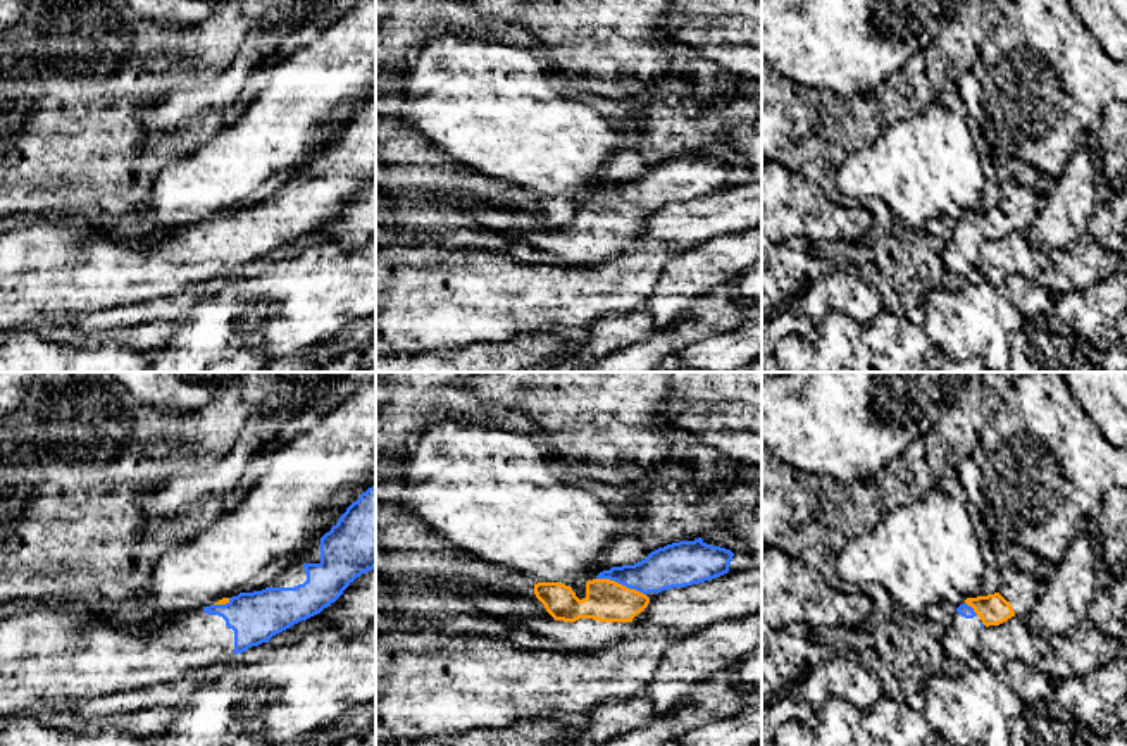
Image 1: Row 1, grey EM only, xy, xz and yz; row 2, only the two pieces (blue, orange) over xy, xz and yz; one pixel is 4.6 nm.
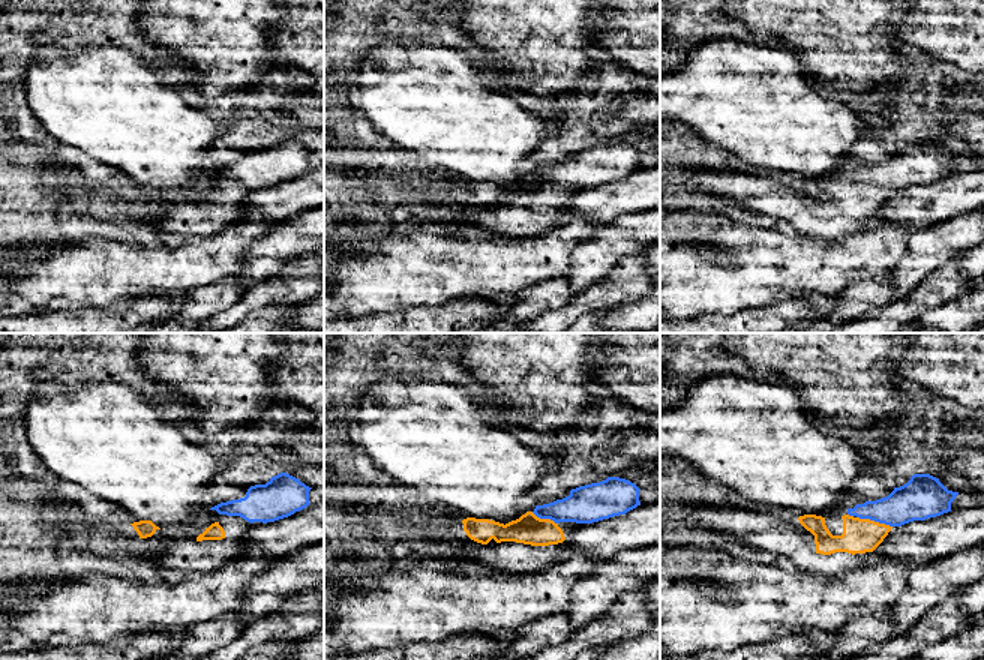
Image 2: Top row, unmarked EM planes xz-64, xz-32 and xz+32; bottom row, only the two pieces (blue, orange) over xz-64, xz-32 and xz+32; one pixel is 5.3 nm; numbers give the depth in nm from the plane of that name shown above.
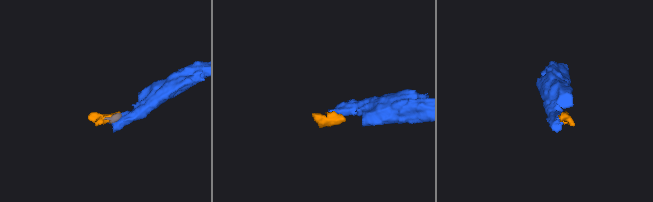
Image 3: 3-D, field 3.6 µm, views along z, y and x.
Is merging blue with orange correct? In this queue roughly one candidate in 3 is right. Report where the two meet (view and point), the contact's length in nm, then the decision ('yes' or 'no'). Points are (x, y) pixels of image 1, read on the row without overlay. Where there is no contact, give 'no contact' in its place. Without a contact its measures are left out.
meets blue in xz at (621, 197); contact 240 nm long; yes

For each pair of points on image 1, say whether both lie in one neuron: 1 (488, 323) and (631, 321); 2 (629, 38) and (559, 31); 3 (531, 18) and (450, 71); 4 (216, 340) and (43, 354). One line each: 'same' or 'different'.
1: different
2: same
3: different
4: different

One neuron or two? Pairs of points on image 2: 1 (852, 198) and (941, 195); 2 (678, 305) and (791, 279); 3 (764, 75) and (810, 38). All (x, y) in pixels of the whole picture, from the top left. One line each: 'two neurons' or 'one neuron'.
1: two neurons
2: one neuron
3: two neurons

